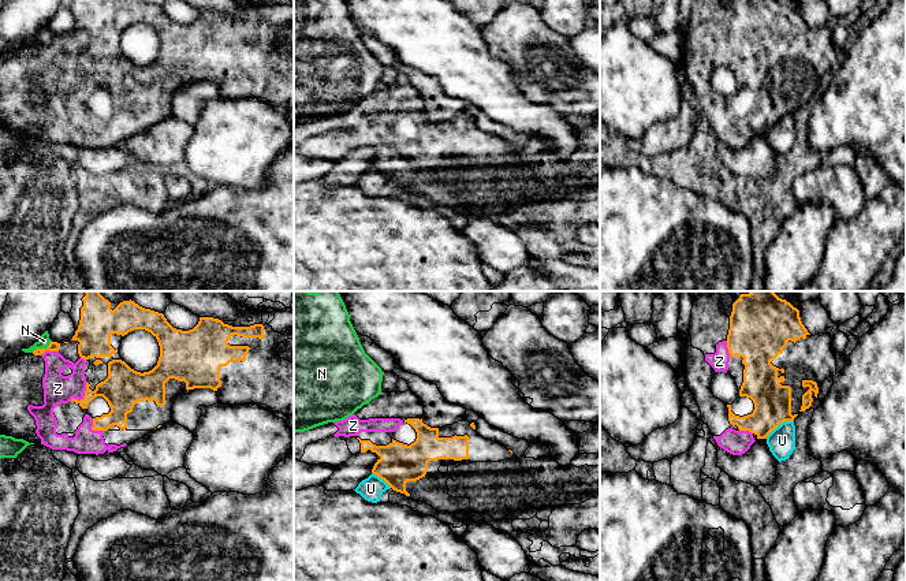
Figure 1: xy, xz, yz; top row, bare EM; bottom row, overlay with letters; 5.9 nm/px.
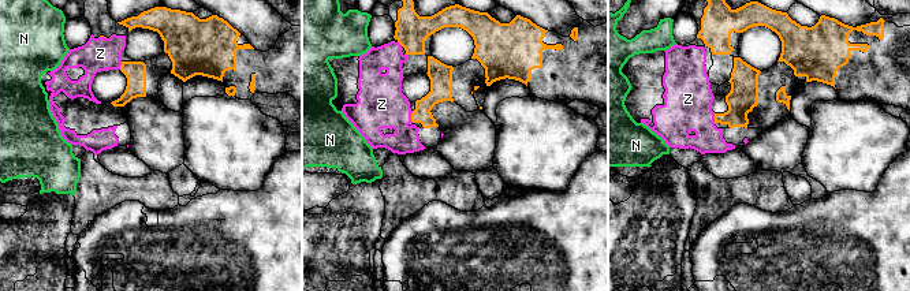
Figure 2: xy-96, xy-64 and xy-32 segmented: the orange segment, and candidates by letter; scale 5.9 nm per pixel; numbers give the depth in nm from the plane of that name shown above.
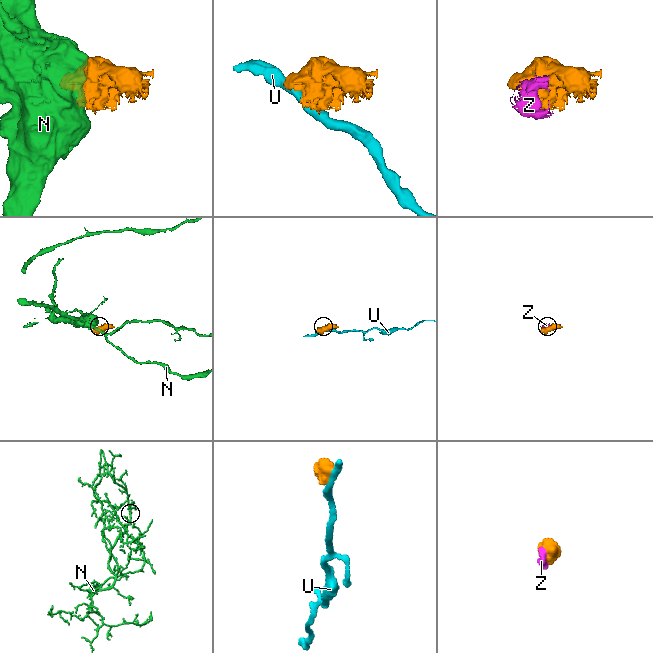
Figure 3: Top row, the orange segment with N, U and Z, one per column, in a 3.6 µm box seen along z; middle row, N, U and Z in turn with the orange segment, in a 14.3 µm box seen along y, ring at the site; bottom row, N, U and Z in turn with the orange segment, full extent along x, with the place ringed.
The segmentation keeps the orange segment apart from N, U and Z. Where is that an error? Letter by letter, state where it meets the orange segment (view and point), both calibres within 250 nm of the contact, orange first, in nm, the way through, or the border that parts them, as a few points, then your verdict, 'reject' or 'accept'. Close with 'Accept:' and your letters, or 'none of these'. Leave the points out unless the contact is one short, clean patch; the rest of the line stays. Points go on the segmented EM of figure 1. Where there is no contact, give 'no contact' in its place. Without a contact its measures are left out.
N: xy (41, 349) | 60/70 nm | along xy (51, 341), (45, 347), (37, 347), (32, 352) | reject
U: yz (779, 423) | 220/160 nm | reject
Z: xy (85, 395) | 240/170 nm | accept
Accept: Z

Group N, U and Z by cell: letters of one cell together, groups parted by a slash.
N / U / Z

